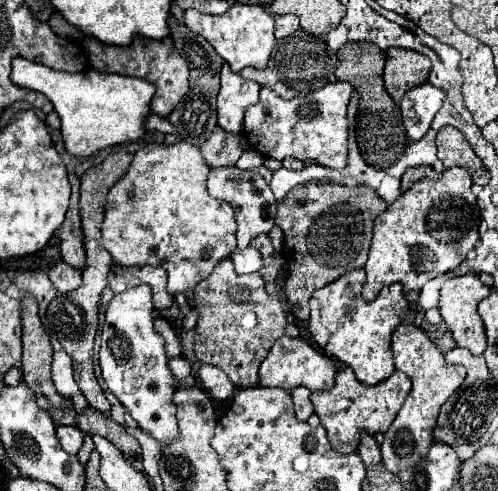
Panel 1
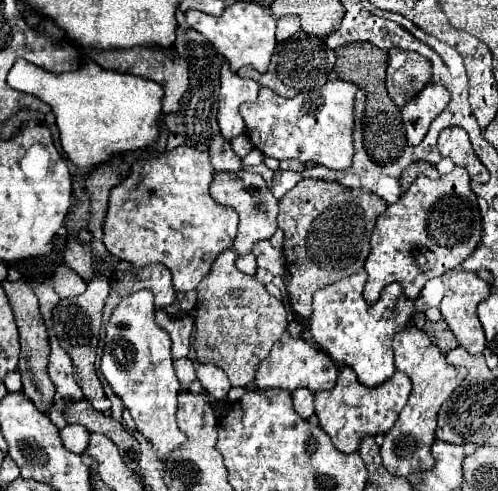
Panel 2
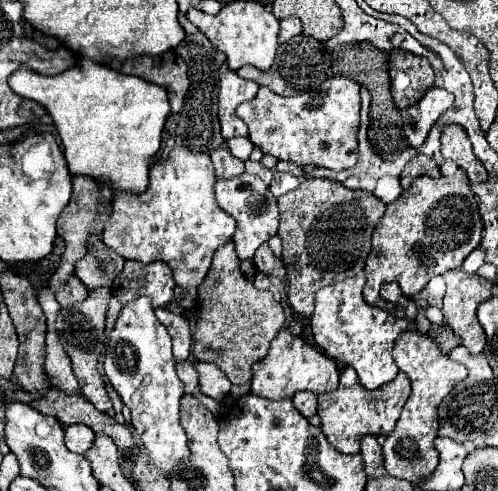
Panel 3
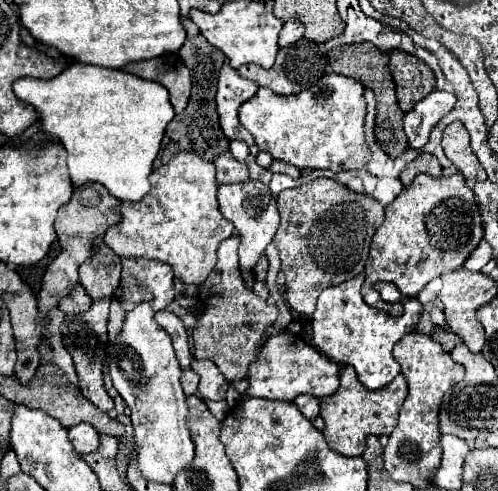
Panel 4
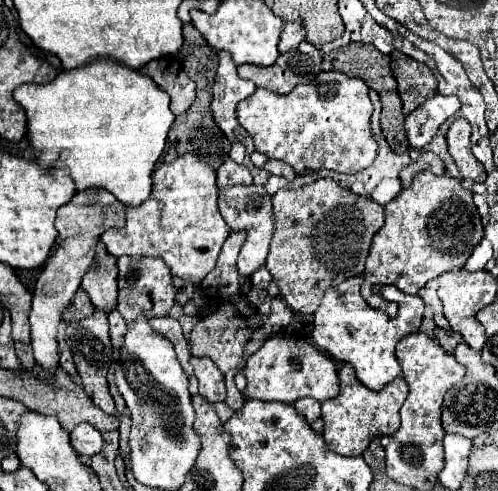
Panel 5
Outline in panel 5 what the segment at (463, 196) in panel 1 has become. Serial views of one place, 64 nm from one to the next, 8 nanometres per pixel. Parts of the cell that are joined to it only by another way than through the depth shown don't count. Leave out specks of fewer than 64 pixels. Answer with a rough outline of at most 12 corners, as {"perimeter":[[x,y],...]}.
{"perimeter":[[416,174],[388,202],[362,296],[418,294],[482,240],[472,192]]}

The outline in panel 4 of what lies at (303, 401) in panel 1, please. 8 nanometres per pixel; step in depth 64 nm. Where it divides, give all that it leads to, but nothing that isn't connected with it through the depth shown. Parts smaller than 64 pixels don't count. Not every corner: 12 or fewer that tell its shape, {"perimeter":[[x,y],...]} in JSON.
{"perimeter":[[308,394],[296,396],[294,404],[314,420],[320,412],[320,400]]}

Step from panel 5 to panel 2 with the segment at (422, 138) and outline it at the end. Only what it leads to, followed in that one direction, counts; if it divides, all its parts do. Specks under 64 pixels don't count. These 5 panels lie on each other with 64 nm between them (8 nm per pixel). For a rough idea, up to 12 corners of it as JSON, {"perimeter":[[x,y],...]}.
{"perimeter":[[428,84],[404,104],[410,146],[418,146],[430,122],[448,106],[450,92]]}

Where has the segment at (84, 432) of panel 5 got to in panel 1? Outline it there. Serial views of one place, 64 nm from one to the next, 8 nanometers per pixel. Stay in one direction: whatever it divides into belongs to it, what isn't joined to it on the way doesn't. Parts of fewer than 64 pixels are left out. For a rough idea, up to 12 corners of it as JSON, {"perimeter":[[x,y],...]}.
{"perimeter":[[60,426],[56,434],[66,452],[78,454],[84,432],[78,426]]}

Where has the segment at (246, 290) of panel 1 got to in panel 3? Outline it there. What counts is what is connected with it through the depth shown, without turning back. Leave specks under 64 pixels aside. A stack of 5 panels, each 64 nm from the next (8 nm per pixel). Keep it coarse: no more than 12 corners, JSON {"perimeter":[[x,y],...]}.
{"perimeter":[[222,244],[198,286],[194,356],[252,378],[284,324],[280,304]]}

